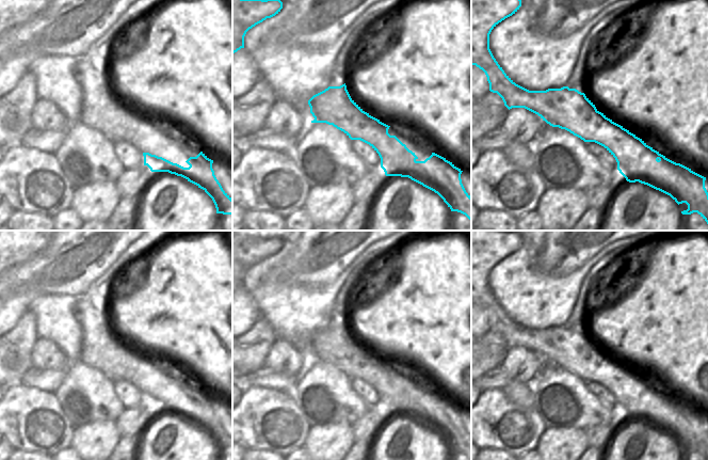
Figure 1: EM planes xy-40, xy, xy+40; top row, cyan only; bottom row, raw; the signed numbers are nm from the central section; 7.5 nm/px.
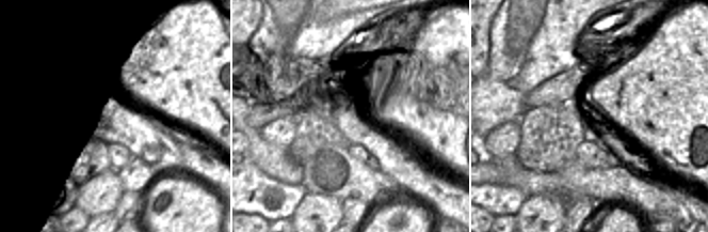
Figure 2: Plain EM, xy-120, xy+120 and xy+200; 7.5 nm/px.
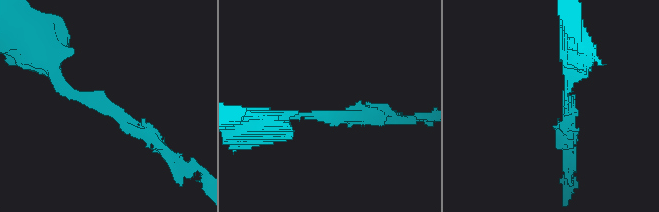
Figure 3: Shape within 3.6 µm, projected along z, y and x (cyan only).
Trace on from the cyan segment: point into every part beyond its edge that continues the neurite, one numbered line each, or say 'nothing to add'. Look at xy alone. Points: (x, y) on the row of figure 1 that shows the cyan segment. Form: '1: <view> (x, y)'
nothing to add

